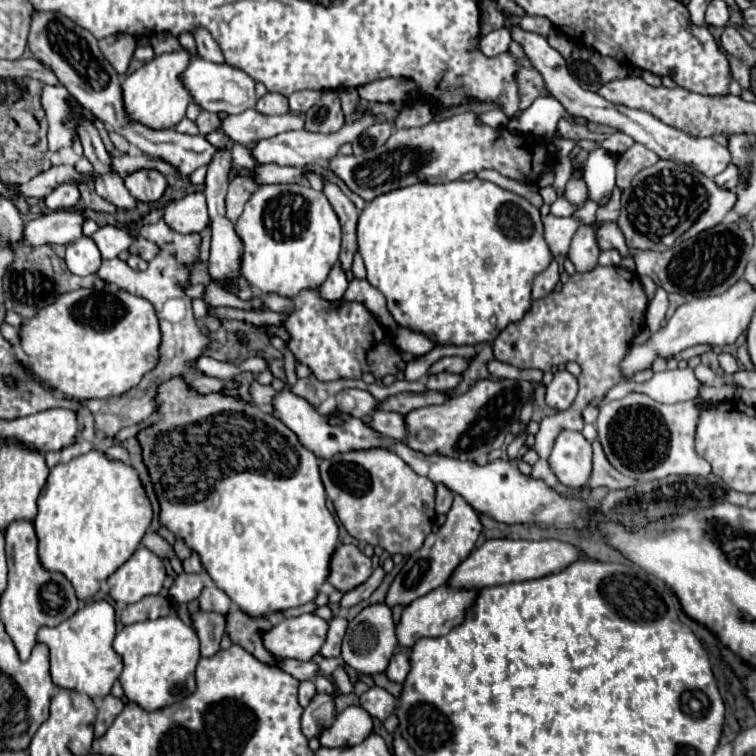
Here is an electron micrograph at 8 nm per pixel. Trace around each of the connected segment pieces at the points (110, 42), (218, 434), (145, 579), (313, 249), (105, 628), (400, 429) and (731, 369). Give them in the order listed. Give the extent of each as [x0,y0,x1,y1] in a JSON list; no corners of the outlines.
[[102,35,136,77],[138,377,338,619],[108,545,164,605],[234,185,340,297],[38,601,122,697],[368,411,406,441],[718,352,739,373]]

